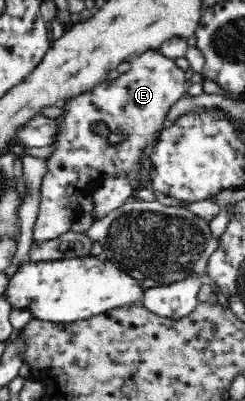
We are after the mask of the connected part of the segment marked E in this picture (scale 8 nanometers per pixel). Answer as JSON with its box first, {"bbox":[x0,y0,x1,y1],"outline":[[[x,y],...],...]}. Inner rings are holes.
{"bbox":[33,50,186,242],"outline":[[[158,50],[145,51],[145,53],[142,53],[133,59],[131,62],[131,70],[127,71],[127,73],[122,73],[119,77],[113,80],[107,79],[102,81],[100,84],[97,84],[95,87],[93,87],[92,90],[85,91],[84,94],[76,95],[71,99],[63,100],[62,105],[57,105],[57,107],[62,106],[64,112],[62,113],[62,116],[59,117],[60,122],[58,123],[56,142],[53,144],[53,153],[51,153],[49,157],[45,158],[47,173],[45,173],[43,176],[41,182],[39,212],[33,228],[33,241],[46,242],[69,232],[70,225],[83,211],[80,206],[81,198],[92,194],[95,188],[101,185],[101,181],[103,181],[103,179],[107,179],[107,177],[126,175],[126,178],[130,181],[130,184],[133,188],[137,187],[137,183],[142,183],[145,189],[150,188],[149,171],[151,171],[151,160],[149,160],[149,157],[151,155],[151,151],[153,151],[153,147],[155,147],[156,140],[158,139],[156,133],[158,133],[163,127],[163,121],[165,121],[165,117],[167,117],[169,109],[171,109],[171,107],[173,107],[173,105],[175,105],[175,103],[177,103],[177,101],[183,97],[183,94],[186,93],[185,81],[185,74],[176,65],[175,59],[169,59],[168,57],[161,55]],[[107,132],[120,133],[122,140],[113,146],[113,144],[109,142],[109,136],[107,136]]]}

